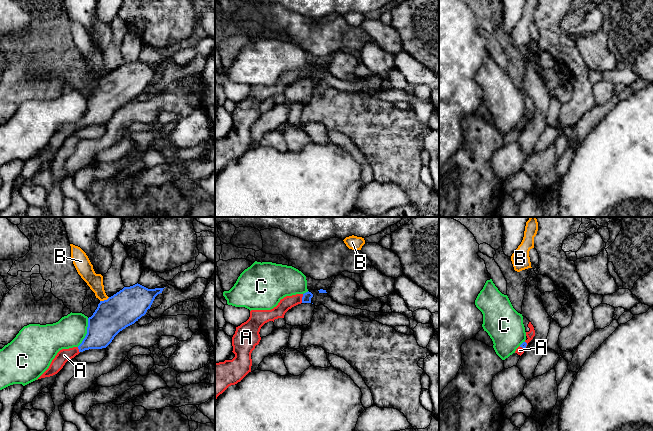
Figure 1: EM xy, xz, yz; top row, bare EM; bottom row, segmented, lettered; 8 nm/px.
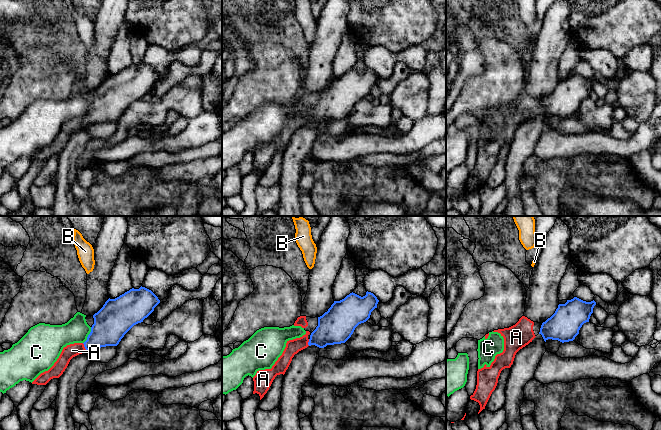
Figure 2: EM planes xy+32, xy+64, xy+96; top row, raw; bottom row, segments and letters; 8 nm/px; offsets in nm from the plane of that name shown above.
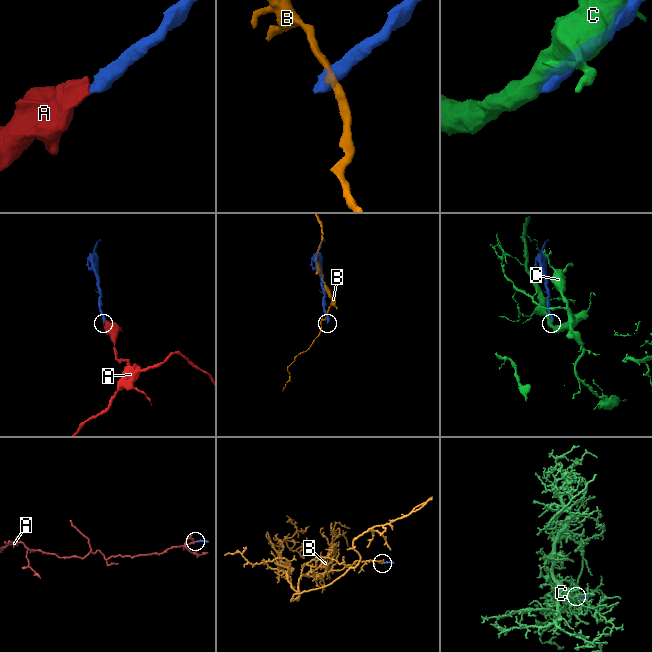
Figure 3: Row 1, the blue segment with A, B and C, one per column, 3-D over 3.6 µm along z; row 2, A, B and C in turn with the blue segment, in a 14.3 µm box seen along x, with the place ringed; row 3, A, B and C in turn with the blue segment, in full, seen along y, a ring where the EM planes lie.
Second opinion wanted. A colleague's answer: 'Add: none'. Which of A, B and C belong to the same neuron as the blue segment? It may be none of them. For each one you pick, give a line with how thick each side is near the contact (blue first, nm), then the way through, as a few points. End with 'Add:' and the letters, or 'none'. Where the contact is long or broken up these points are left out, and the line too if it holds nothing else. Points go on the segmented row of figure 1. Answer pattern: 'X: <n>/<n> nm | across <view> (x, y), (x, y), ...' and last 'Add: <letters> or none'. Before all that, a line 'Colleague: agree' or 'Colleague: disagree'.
Colleague: disagree
A: 70/100 nm | across xz (307, 296), (302, 298), (288, 302)
Add: A

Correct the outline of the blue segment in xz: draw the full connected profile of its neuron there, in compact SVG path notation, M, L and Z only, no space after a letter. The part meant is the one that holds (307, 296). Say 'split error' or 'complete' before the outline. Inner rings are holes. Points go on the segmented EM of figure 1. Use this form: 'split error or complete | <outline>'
split error | M308 291L284 297L271 310L250 311L249 319L236 327L232 337L232 352L235 357L232 360L215 363L215 400L229 386L237 384L251 372L251 353L261 340L259 334L261 327L269 321L284 318L285 313L298 304L311 303L312 297L313 294Z

